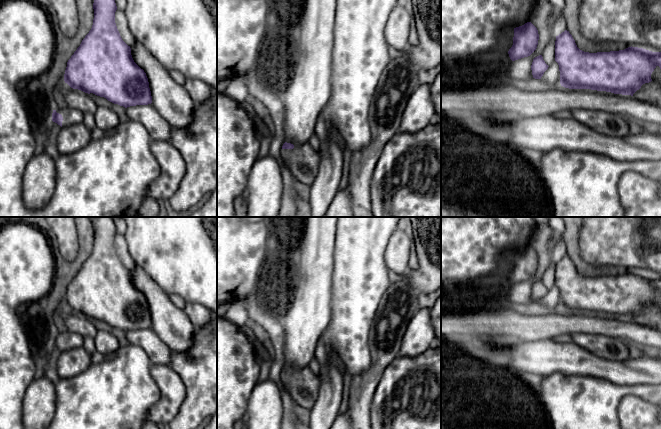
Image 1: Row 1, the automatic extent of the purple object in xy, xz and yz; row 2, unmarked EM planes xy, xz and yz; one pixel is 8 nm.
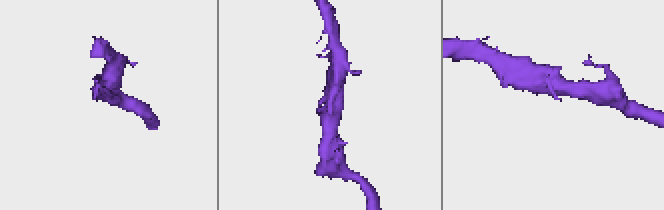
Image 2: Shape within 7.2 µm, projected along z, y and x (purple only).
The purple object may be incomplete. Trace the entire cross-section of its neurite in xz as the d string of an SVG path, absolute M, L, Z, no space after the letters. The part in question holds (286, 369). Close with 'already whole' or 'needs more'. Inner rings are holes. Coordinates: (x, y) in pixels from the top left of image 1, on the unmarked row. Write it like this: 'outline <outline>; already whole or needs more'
outline M285 366L281 374L281 383L303 413L313 408L319 393L320 379L309 367L294 370Z; needs more

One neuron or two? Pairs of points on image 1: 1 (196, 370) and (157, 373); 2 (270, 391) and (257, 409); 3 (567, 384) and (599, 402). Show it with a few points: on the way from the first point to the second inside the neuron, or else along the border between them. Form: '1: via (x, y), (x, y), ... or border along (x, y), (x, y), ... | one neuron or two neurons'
1: border along (168, 365), (180, 377), (185, 388), (185, 394) | two neurons
2: via (266, 395), (265, 401), (261, 405) | one neuron
3: via (575, 384), (591, 400) | one neuron

